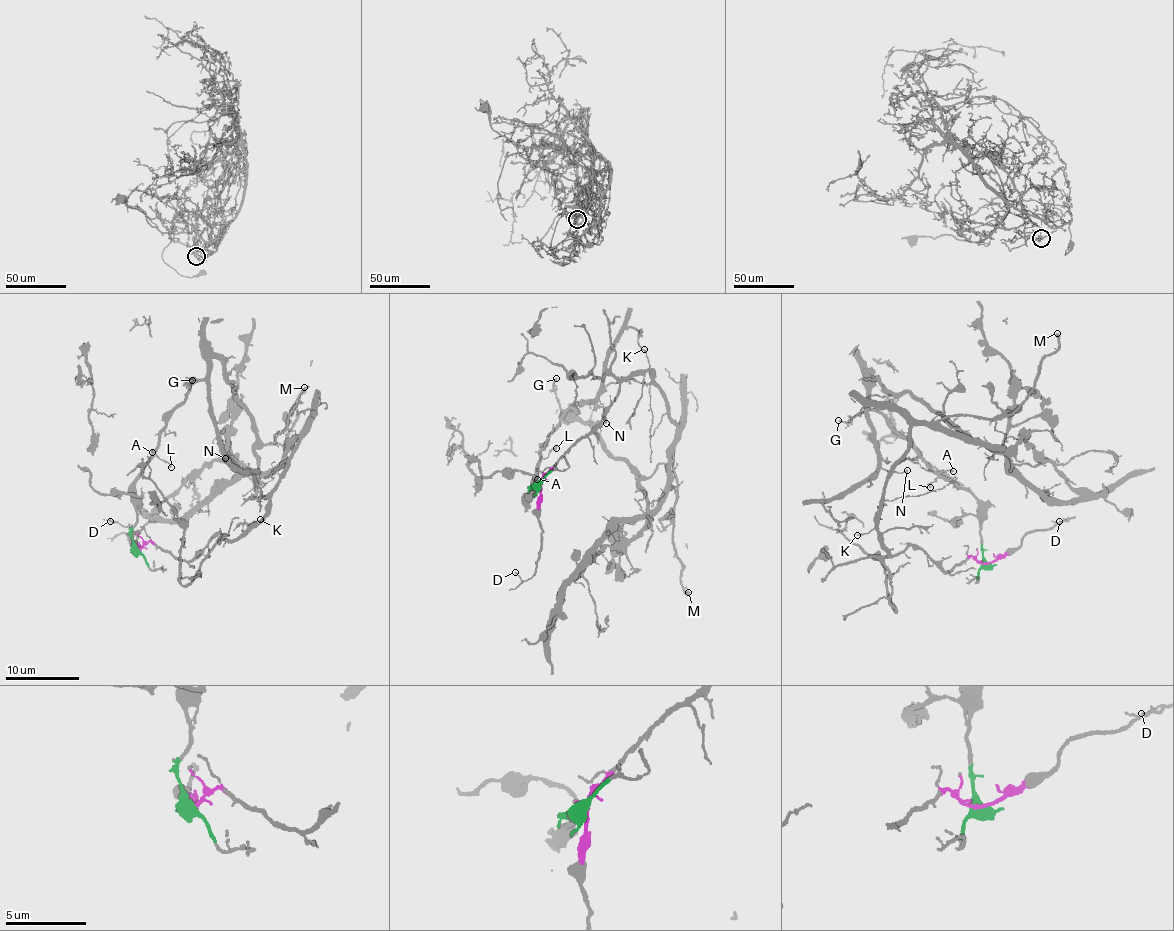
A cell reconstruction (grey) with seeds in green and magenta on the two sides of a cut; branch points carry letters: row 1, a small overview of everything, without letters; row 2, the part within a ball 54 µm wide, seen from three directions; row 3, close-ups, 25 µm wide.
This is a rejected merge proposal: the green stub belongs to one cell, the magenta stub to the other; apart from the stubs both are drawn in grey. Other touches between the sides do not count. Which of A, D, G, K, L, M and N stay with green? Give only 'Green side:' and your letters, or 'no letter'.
Green side: A, G, L, N

